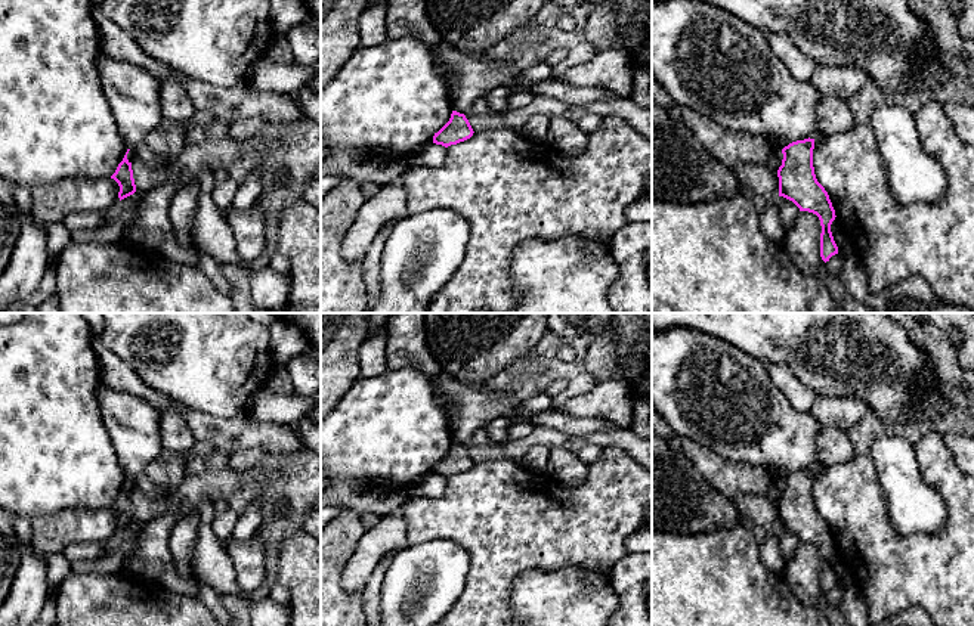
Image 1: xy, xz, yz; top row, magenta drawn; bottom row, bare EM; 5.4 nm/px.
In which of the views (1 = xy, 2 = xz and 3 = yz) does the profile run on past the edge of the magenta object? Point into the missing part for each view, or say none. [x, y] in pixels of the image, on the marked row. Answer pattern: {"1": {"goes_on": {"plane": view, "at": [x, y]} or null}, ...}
{"1": {"goes_on": null}, "2": {"goes_on": null}, "3": {"goes_on": null}}

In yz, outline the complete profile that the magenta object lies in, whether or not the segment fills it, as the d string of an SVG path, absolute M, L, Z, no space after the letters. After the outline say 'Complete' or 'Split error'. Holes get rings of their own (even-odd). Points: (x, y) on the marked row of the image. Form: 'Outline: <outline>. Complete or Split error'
Outline: M804 139L789 143L782 149L783 159L777 170L779 196L792 201L800 211L808 211L819 217L820 257L826 263L838 247L834 241L831 224L835 220L835 210L825 188L817 182L813 167L814 139Z. Complete

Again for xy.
Outline: M127 149L123 161L118 164L115 173L111 176L111 179L114 179L120 186L120 192L118 192L120 201L136 192L132 162L127 159L129 151L130 149Z. Complete

